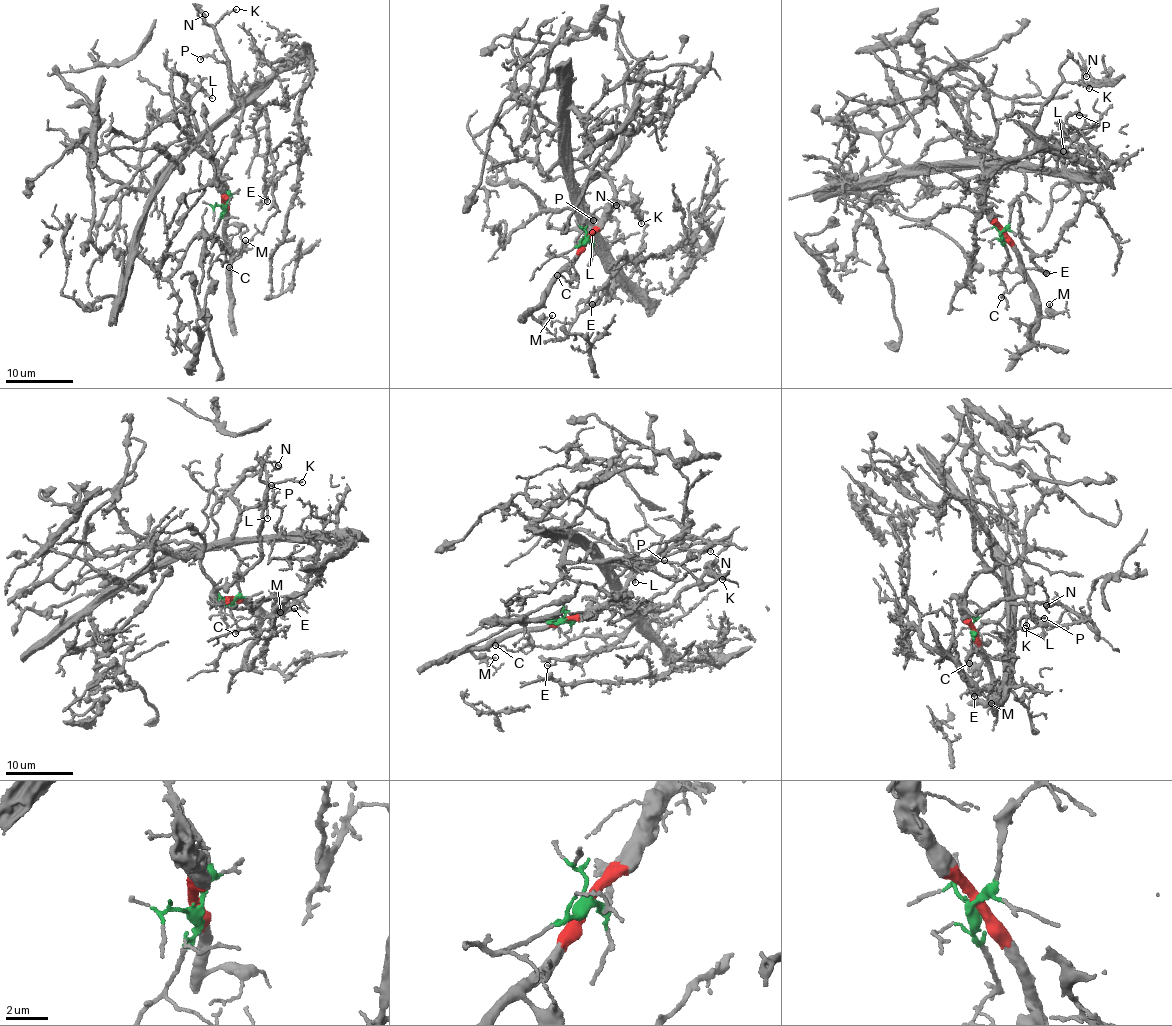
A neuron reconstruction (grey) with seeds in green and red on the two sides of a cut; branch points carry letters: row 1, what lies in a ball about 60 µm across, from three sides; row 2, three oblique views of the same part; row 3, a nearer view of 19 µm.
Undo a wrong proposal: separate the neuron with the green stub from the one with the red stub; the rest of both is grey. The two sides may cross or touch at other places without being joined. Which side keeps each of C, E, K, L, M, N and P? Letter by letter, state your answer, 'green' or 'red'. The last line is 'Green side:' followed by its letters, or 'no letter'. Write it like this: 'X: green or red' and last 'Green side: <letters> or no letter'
C: red
E: green
K: red
L: green
M: red
N: red
P: green
Green side: E, L, P

